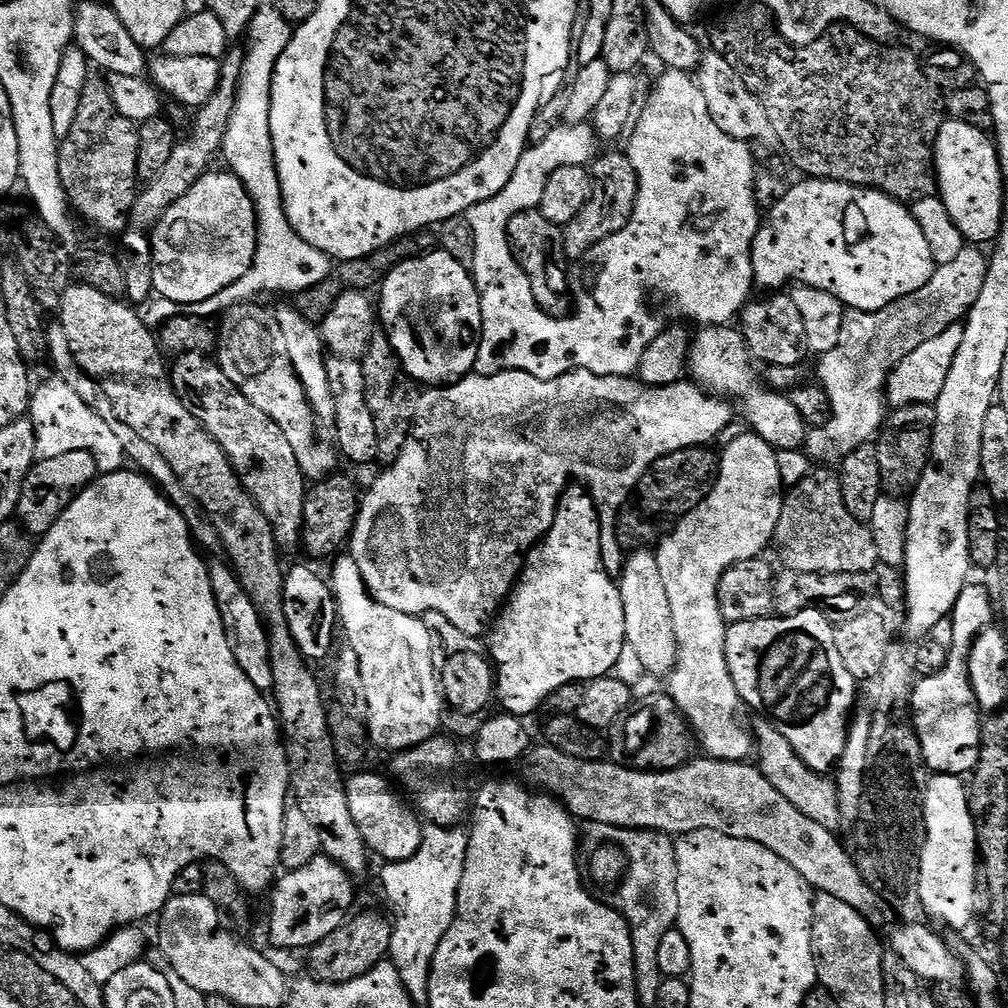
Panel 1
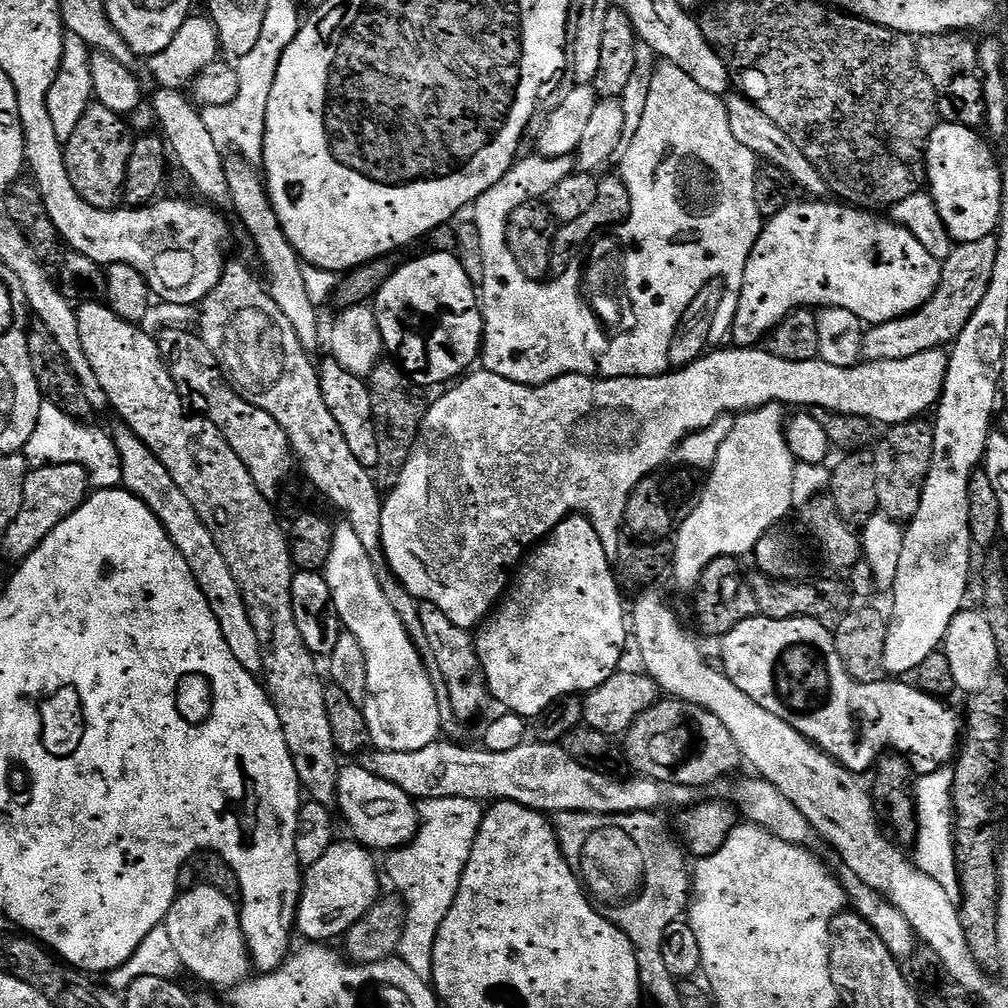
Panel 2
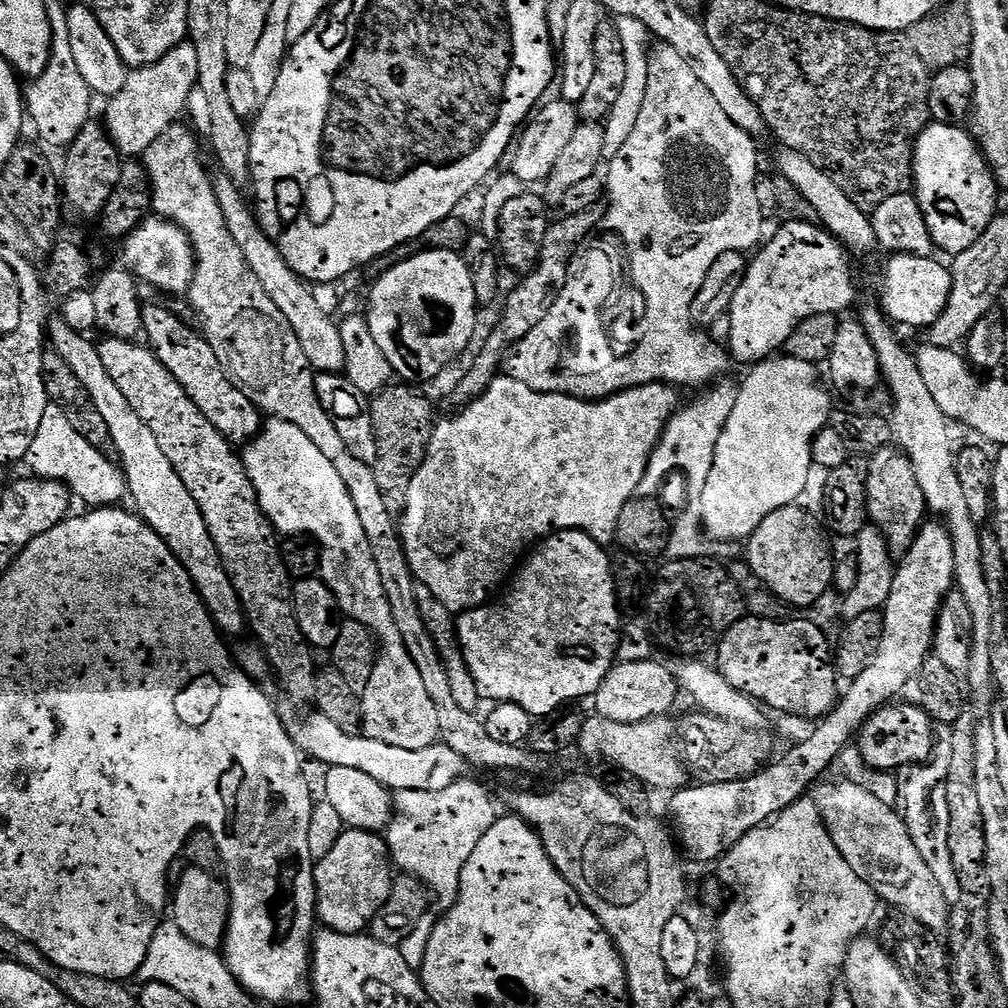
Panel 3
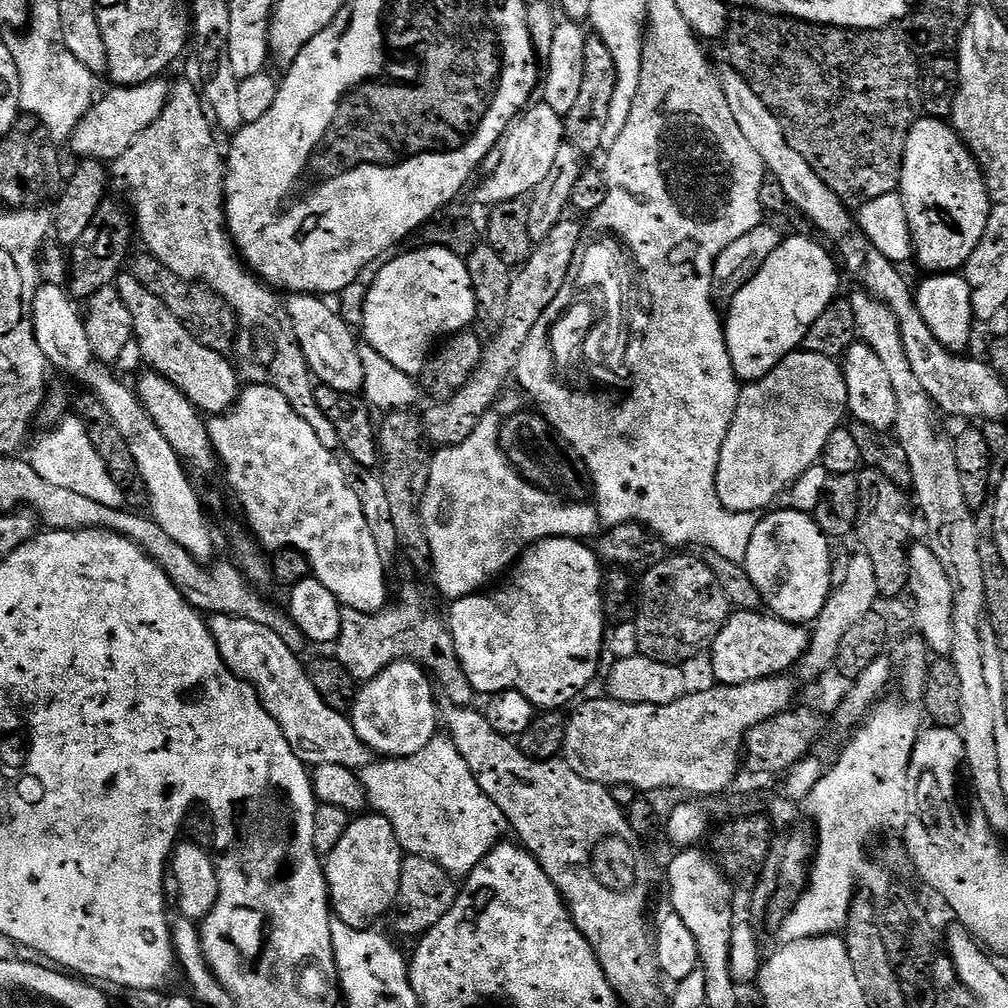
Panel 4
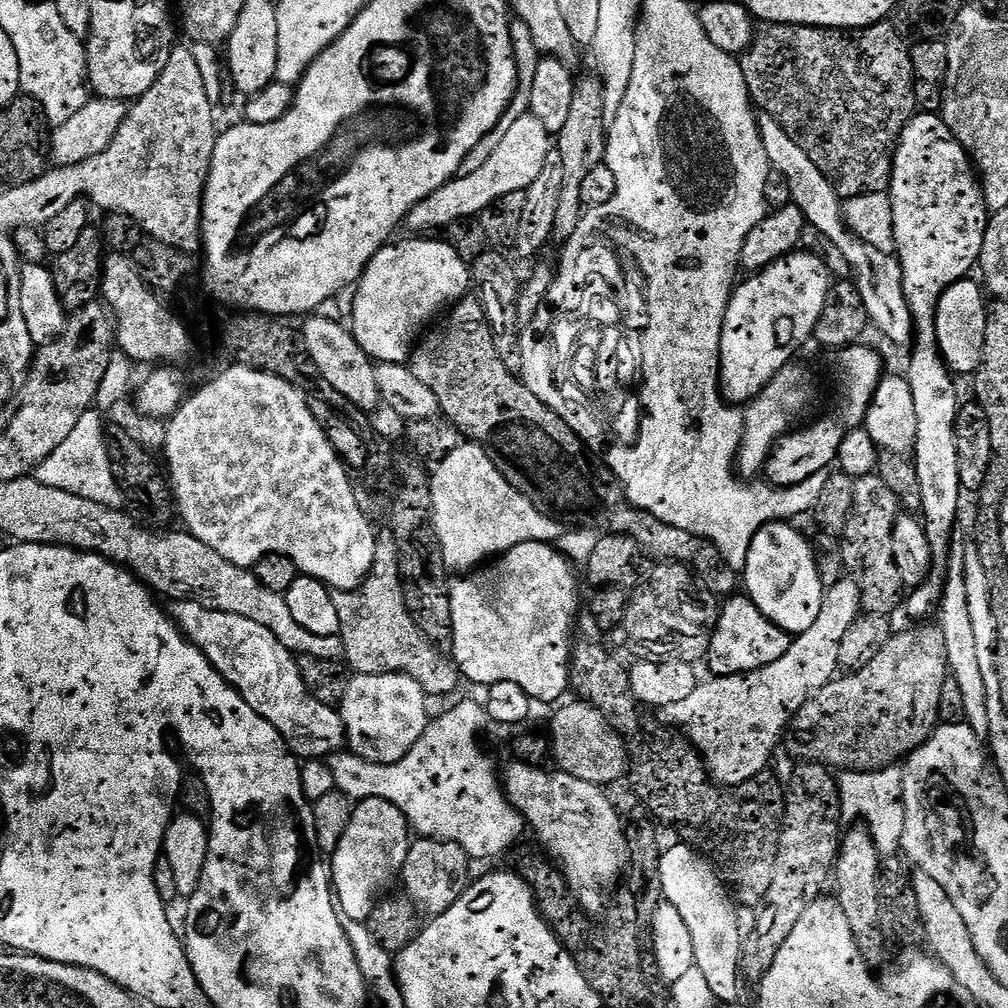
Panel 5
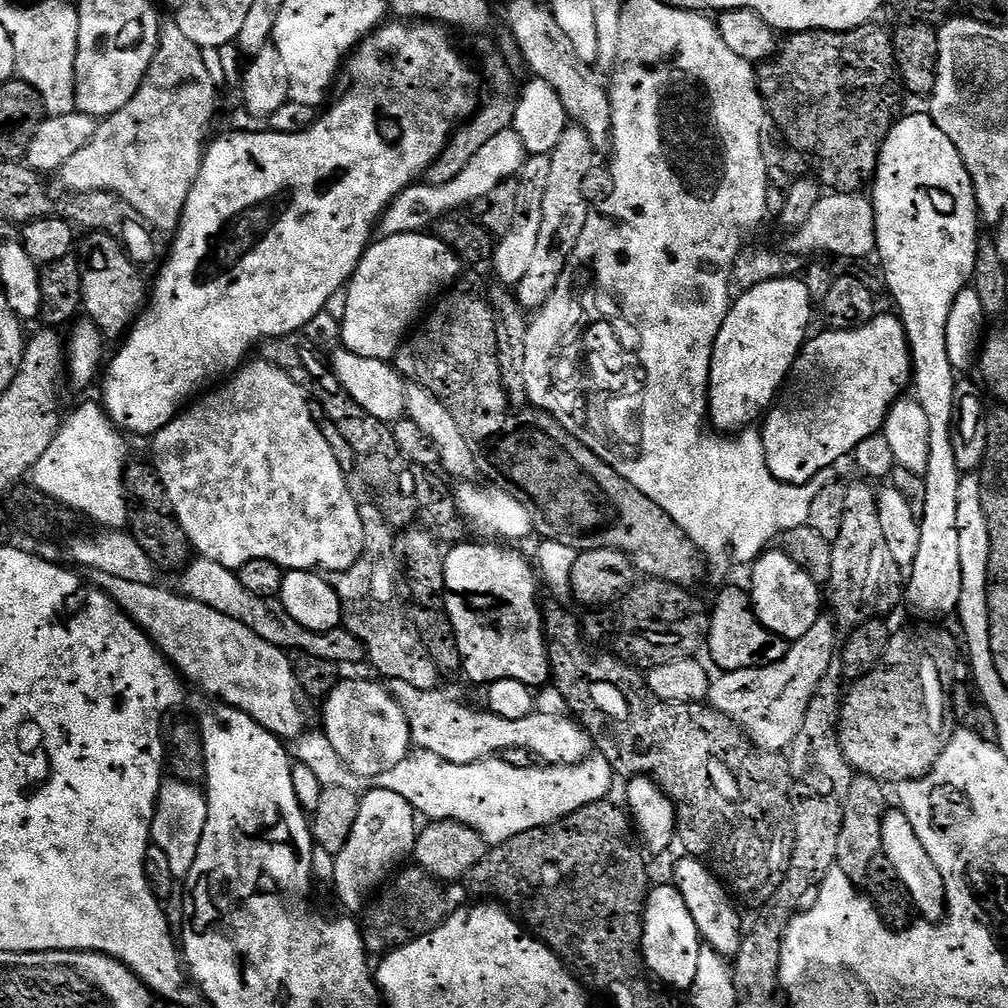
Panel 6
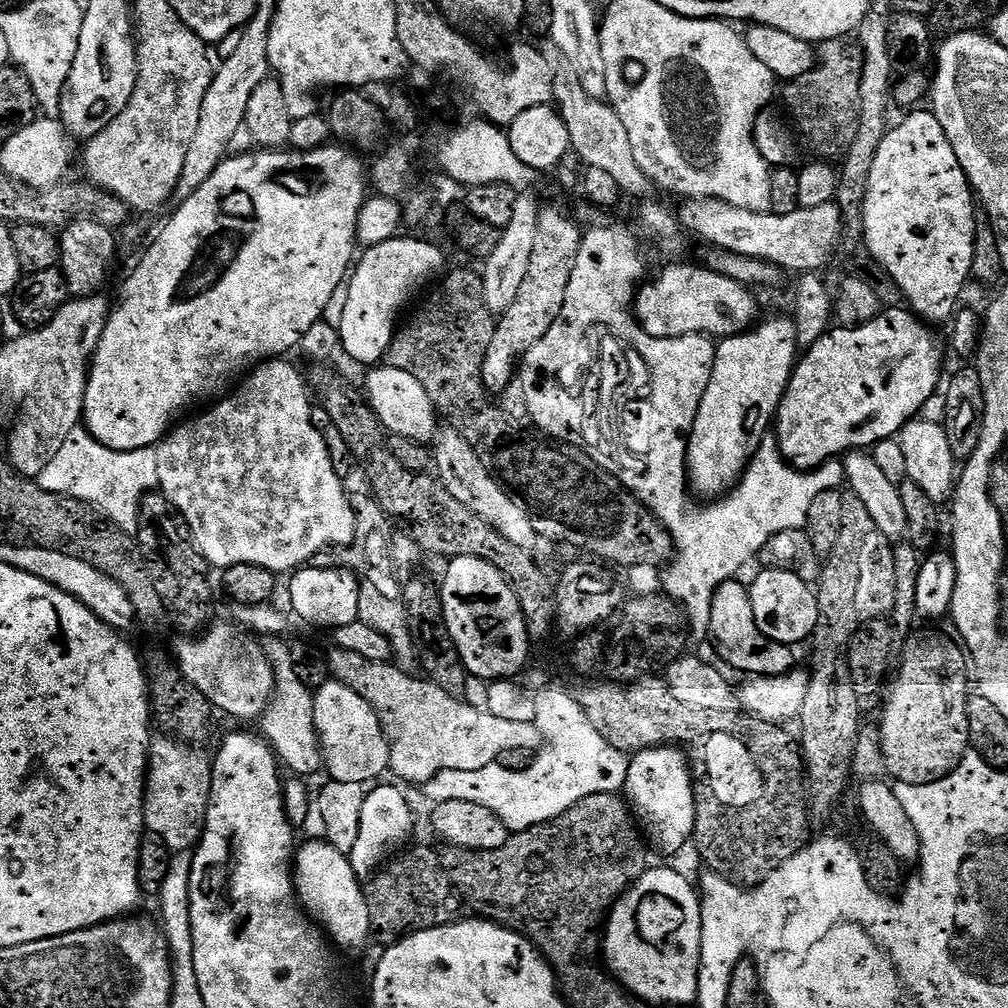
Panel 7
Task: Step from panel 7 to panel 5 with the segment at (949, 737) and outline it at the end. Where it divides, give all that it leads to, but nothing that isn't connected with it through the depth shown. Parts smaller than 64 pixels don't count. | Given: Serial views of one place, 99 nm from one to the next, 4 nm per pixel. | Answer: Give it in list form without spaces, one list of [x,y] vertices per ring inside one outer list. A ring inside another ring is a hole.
[[[932,622],[908,626],[912,628],[905,632],[897,631],[890,642],[882,646],[882,651],[874,657],[870,666],[841,675],[808,700],[791,722],[790,735],[786,740],[789,754],[800,756],[796,758],[804,762],[823,764],[832,770],[874,772],[877,768],[887,768],[903,761],[922,747],[941,723],[942,686],[950,678],[946,638],[942,638],[942,630],[935,623],[928,623]]]

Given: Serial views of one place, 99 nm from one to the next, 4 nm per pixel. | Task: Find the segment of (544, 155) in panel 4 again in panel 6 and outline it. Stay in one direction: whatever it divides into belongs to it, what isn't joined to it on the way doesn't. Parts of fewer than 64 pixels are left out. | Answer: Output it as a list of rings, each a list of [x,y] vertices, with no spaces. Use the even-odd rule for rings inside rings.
[[[513,127],[503,130],[482,146],[470,159],[469,164],[452,182],[434,188],[425,182],[417,182],[411,188],[404,188],[390,202],[390,206],[380,218],[378,232],[381,237],[397,236],[407,232],[424,232],[431,229],[437,220],[449,214],[459,213],[467,209],[482,194],[490,194],[494,186],[511,181],[512,176],[521,171],[526,159],[523,142]]]

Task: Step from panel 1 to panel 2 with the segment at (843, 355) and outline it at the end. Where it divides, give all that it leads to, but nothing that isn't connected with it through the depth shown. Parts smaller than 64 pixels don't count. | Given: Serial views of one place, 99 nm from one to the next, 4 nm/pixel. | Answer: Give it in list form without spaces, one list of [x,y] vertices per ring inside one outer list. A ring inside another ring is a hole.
[[[995,235],[978,238],[978,242],[956,244],[950,258],[943,261],[936,293],[917,312],[899,316],[885,324],[871,325],[865,331],[863,359],[901,360],[955,342],[962,334],[966,322],[970,322],[974,310],[978,310],[978,302],[982,302],[982,294],[986,294],[986,286],[990,286],[990,274],[994,274],[994,258],[998,258]]]

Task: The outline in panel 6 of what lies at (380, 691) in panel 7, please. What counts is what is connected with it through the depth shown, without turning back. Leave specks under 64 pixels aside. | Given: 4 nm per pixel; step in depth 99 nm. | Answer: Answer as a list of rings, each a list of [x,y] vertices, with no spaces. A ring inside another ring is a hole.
[[[391,681],[390,691],[392,697],[402,706],[402,714],[406,714],[406,722],[410,726],[413,745],[417,749],[438,754],[446,762],[455,764],[472,764],[476,760],[491,757],[493,754],[503,754],[511,748],[524,748],[537,761],[545,765],[554,764],[580,764],[589,759],[594,752],[594,741],[584,729],[583,724],[577,722],[571,715],[555,716],[554,714],[542,714],[538,710],[532,711],[526,718],[498,718],[492,712],[481,710],[475,712],[472,708],[467,708],[464,704],[459,704],[456,700],[451,700],[448,696],[443,696],[440,690],[431,692],[430,690],[418,690],[406,682]]]

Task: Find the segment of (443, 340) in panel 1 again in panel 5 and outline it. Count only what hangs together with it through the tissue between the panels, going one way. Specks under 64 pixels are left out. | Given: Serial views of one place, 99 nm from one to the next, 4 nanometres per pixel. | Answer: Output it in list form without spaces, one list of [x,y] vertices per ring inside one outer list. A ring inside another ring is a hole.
[[[408,239],[412,240],[404,240],[401,244],[389,243],[378,254],[374,254],[374,258],[366,266],[366,270],[354,288],[356,297],[352,300],[350,331],[358,342],[358,346],[362,346],[368,359],[373,362],[408,364],[414,351],[414,345],[421,339],[425,329],[437,319],[435,318],[436,311],[439,308],[451,309],[470,292],[469,261],[458,258],[458,254],[443,239]]]

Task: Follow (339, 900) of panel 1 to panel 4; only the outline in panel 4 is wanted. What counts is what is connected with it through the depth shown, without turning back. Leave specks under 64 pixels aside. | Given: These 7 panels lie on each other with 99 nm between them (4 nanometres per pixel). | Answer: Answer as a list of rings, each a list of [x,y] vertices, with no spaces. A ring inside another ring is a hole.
[[[360,814],[349,823],[346,834],[334,846],[334,850],[327,853],[326,863],[323,865],[324,879],[328,882],[328,898],[331,911],[335,919],[346,922],[351,928],[371,929],[379,916],[388,912],[388,907],[397,903],[398,882],[405,853],[402,851],[398,838],[390,826],[390,822],[379,814]]]

